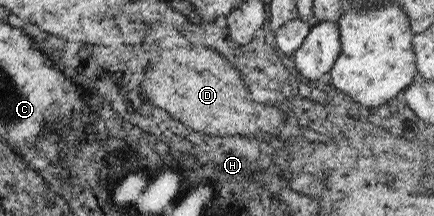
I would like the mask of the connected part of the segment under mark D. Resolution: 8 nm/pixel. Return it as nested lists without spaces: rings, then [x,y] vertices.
[[[191,46],[191,50],[187,50],[187,60],[183,58],[183,62],[173,58],[173,48],[169,48],[167,58],[159,58],[157,64],[151,64],[149,76],[139,82],[139,88],[147,102],[161,106],[173,118],[181,120],[193,130],[205,130],[207,134],[265,138],[279,136],[285,126],[283,120],[279,122],[279,110],[253,102],[237,70],[203,46]]]

